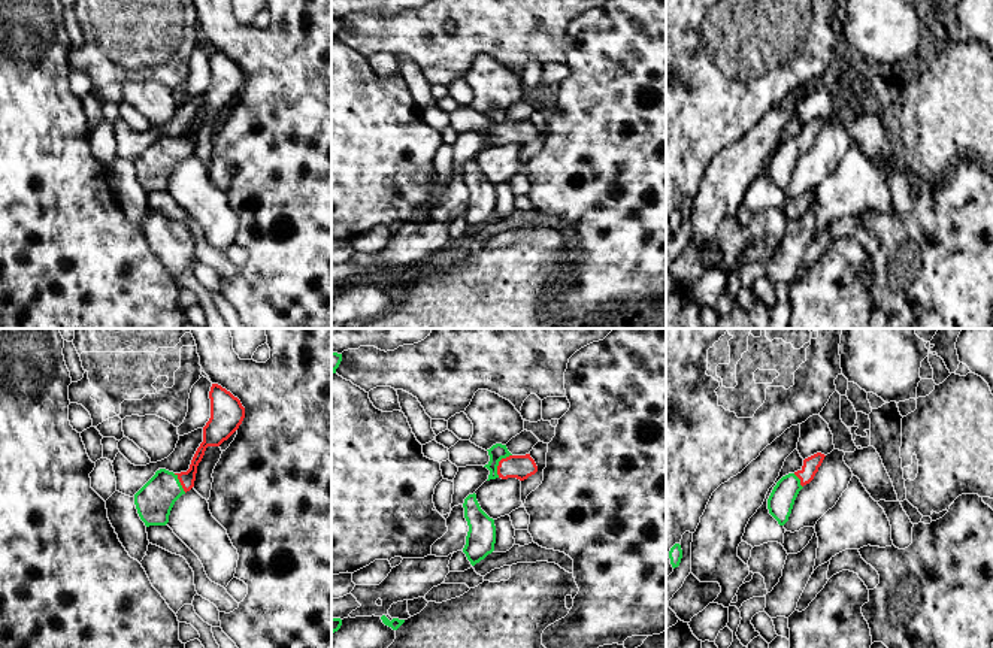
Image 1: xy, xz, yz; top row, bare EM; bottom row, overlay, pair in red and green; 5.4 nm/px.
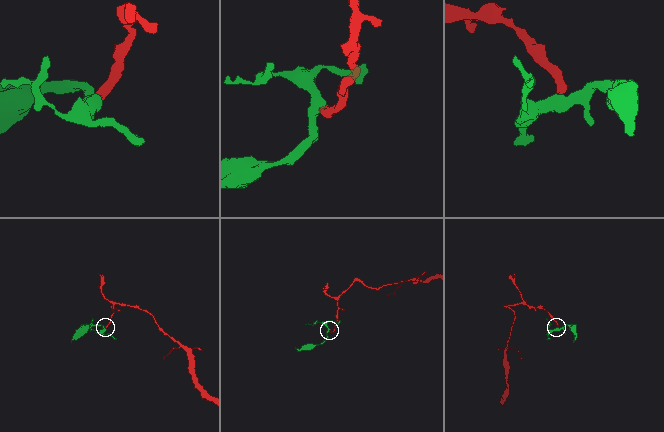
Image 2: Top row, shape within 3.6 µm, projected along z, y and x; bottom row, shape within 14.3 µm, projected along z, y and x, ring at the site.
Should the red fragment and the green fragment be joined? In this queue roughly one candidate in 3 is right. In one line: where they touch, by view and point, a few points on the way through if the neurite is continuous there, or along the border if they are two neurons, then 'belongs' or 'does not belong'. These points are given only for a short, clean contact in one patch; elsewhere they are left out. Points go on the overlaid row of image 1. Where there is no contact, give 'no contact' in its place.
meets red in xz at (499, 463); runs through xz (514, 466), (499, 463), (497, 451); belongs

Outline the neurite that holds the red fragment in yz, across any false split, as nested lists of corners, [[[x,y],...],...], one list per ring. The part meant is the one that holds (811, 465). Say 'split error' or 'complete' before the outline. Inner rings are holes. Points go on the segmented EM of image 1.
split error; [[[817,452],[805,458],[800,470],[782,476],[773,487],[768,499],[768,509],[779,526],[788,521],[799,491],[814,479],[824,457],[824,454]]]

